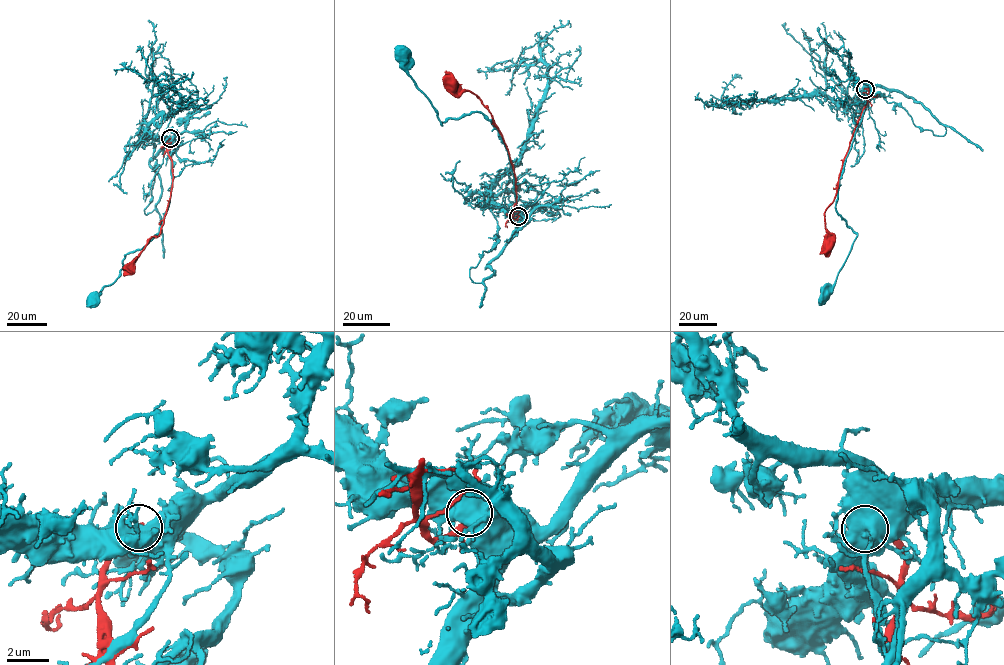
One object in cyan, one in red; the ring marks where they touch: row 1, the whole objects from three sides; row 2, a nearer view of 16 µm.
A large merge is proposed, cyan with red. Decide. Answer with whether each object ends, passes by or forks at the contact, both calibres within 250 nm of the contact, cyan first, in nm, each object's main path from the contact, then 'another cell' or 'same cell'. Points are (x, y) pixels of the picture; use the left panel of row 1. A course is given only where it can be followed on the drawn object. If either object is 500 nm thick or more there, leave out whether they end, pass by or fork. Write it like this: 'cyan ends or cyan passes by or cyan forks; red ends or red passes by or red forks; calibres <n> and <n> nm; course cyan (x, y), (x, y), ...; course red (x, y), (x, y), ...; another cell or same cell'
calibres 800 and 360 nm; course cyan (170, 138), (172, 141), (168, 152), (171, 195), (159, 233), (142, 248), (127, 253), (120, 276), (90, 301); course red (170, 138), (167, 152), (172, 162), (172, 185), (160, 234), (148, 239), (128, 268); another cell

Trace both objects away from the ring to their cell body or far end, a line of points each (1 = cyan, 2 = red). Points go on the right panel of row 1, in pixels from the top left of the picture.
1: (865, 89), (866, 107), (847, 156), (835, 207), (856, 237), (836, 282), (823, 298)
2: (865, 89), (868, 91), (867, 102), (842, 164), (835, 197), (825, 213), (828, 247)

